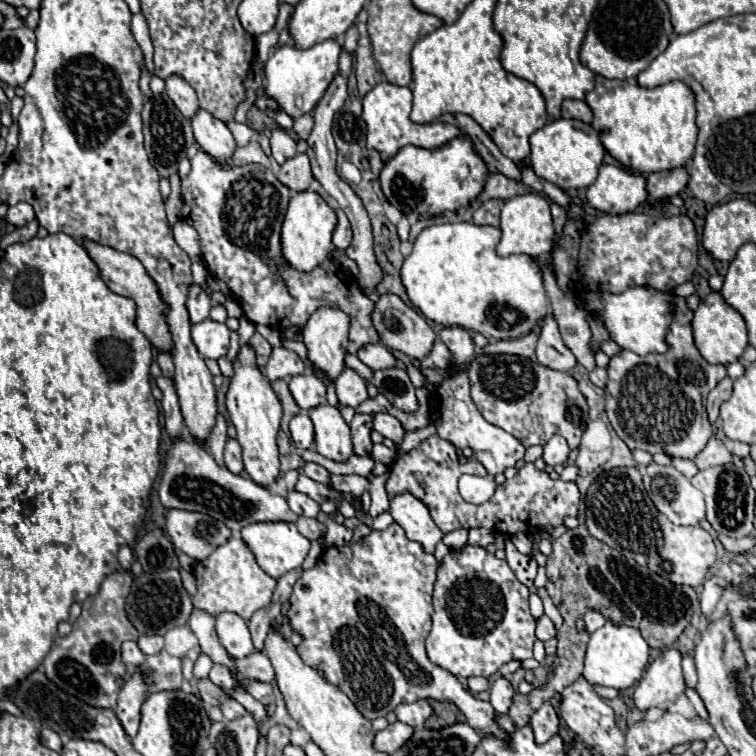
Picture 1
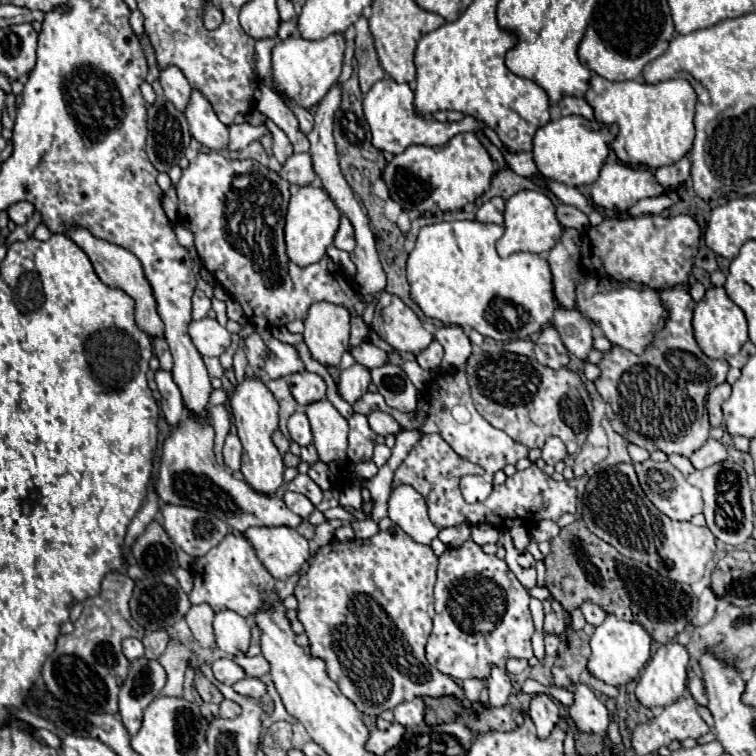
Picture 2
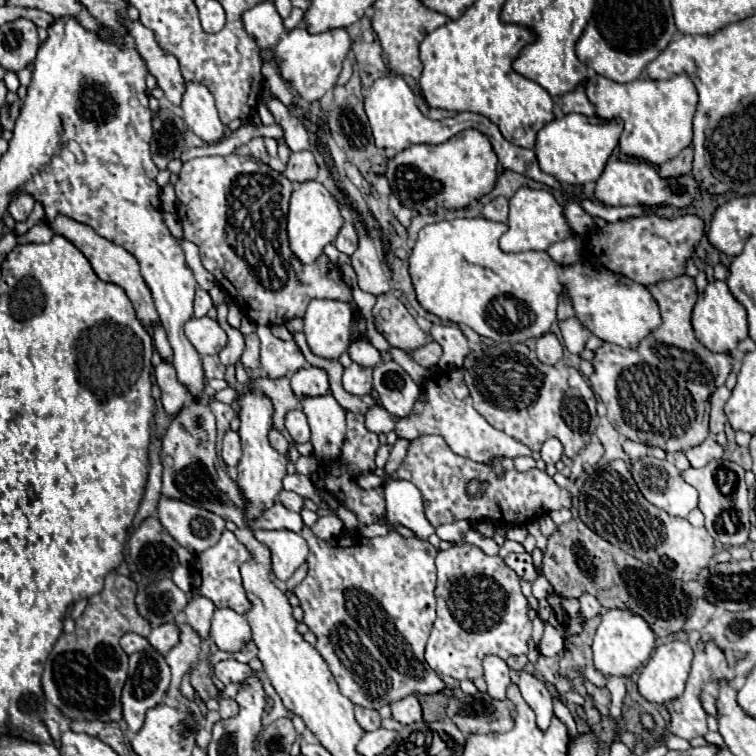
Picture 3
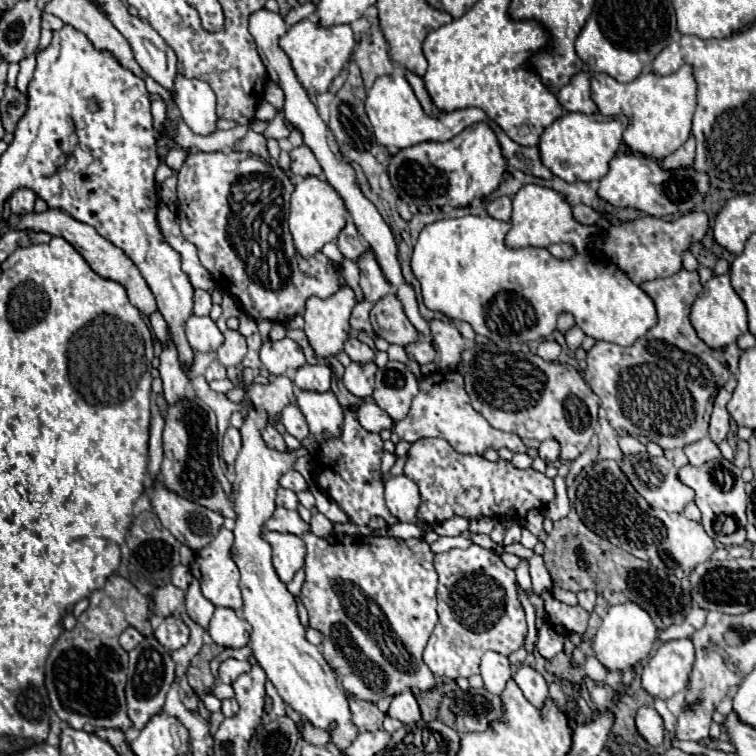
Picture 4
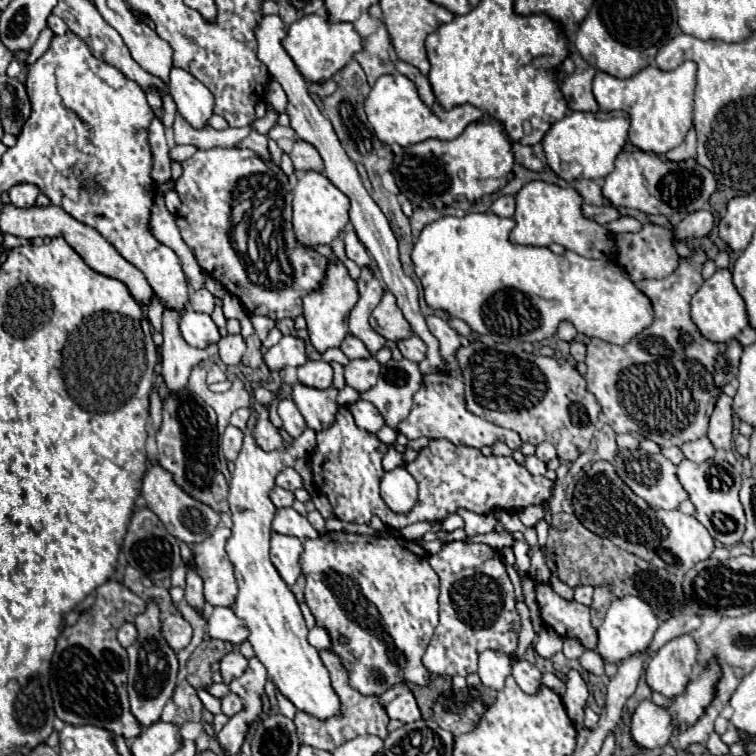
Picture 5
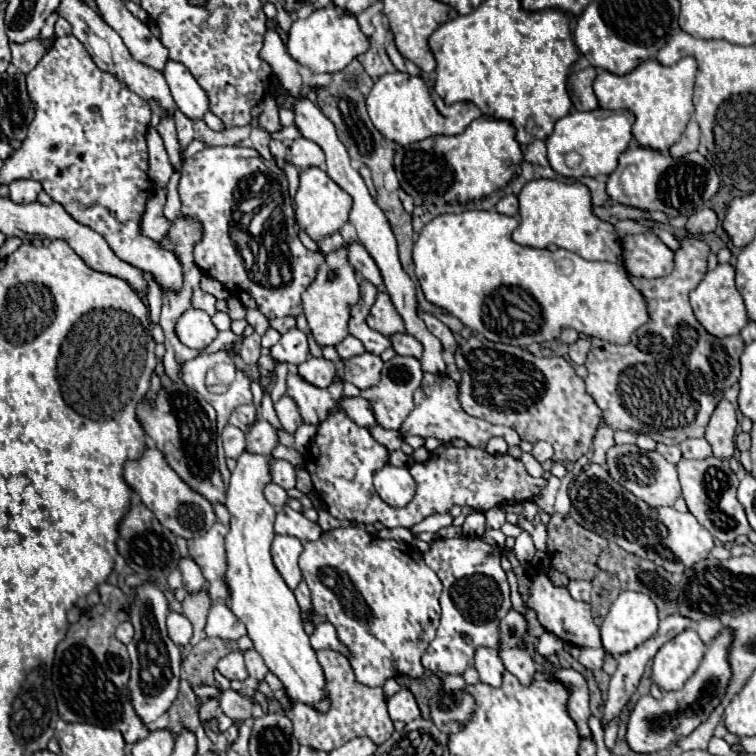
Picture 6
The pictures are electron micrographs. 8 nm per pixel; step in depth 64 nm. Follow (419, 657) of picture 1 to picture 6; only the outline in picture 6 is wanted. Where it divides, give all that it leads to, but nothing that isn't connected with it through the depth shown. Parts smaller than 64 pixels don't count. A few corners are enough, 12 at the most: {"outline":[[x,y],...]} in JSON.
{"outline":[[360,526],[304,540],[312,610],[376,688],[420,662],[442,584]]}

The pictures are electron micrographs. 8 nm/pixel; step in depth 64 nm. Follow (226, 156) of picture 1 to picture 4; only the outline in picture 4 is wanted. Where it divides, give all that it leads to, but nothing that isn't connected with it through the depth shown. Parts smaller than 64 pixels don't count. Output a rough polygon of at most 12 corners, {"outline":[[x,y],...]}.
{"outline":[[176,78],[176,106],[192,132],[216,132],[216,96],[202,80]]}

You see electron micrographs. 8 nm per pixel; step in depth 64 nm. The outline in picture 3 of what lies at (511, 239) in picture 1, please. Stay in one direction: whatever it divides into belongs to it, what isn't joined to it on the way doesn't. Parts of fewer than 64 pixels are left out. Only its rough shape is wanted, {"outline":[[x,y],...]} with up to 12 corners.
{"outline":[[548,190],[510,198],[502,252],[546,250],[570,234]]}

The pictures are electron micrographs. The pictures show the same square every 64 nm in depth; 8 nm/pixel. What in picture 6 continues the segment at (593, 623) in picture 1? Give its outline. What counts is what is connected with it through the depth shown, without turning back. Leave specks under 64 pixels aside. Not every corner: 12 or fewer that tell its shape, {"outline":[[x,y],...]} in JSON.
{"outline":[[572,580],[568,590],[574,600],[588,602],[592,584]]}

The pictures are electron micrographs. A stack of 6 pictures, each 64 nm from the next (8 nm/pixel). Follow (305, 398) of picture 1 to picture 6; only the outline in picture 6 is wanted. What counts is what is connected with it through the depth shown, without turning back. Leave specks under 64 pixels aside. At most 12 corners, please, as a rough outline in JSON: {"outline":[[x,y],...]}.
{"outline":[[308,358],[298,366],[312,386],[332,384],[336,368],[326,358]]}

